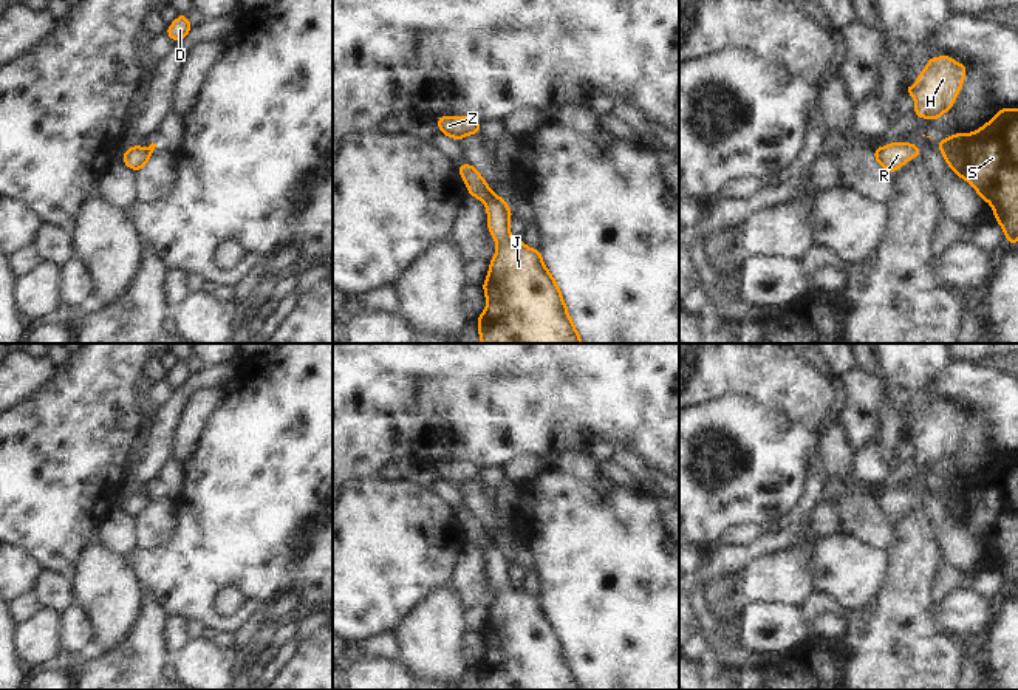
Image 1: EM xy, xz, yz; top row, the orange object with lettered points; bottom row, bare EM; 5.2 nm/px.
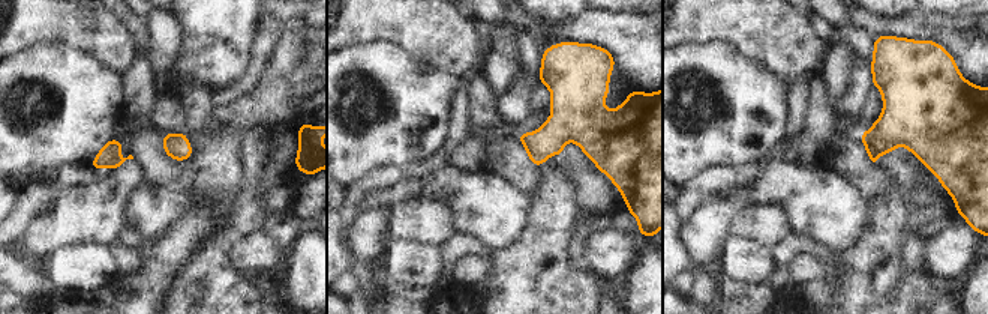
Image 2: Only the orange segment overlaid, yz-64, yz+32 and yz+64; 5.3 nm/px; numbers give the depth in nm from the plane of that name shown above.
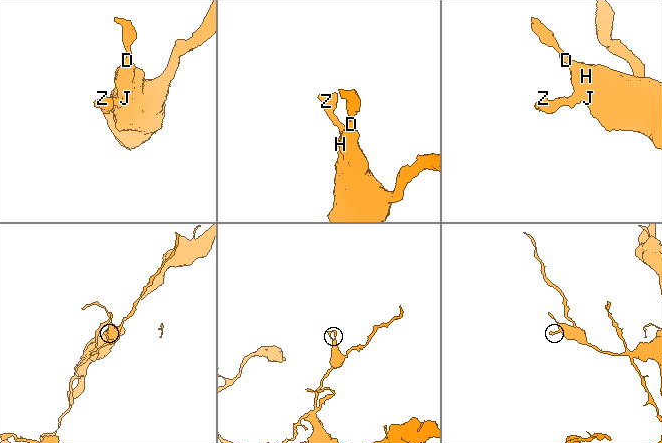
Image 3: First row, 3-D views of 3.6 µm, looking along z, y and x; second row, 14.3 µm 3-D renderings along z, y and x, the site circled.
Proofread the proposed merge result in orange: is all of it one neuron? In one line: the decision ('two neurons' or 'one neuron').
one neuron

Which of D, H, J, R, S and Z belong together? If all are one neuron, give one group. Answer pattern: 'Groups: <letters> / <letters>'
Groups: D H J R S Z

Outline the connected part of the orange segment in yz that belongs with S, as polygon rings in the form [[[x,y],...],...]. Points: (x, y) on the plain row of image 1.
[[[1018,453],[999,455],[975,480],[936,487],[948,514],[992,551],[1007,589],[1018,591]]]

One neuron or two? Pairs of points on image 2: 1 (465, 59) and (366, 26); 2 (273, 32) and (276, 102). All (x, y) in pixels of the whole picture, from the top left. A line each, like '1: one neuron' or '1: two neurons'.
1: one neuron
2: two neurons

